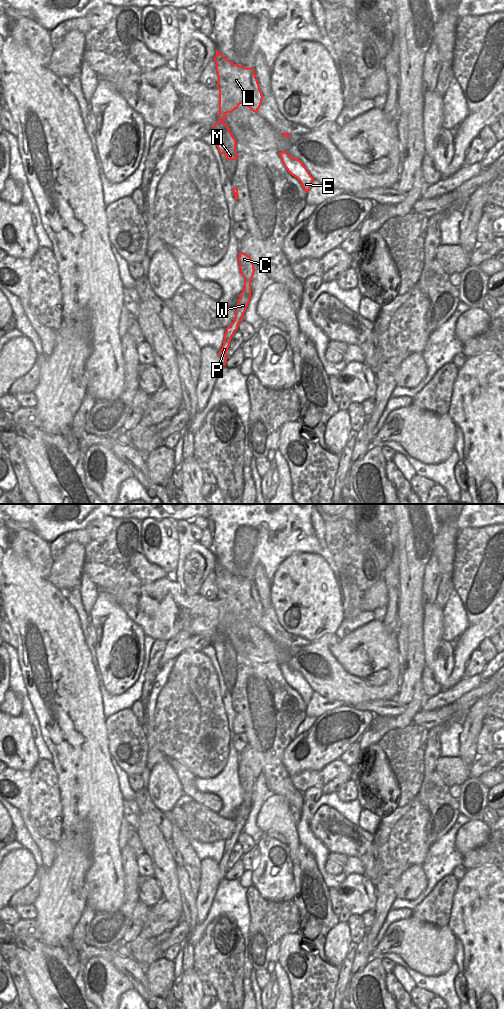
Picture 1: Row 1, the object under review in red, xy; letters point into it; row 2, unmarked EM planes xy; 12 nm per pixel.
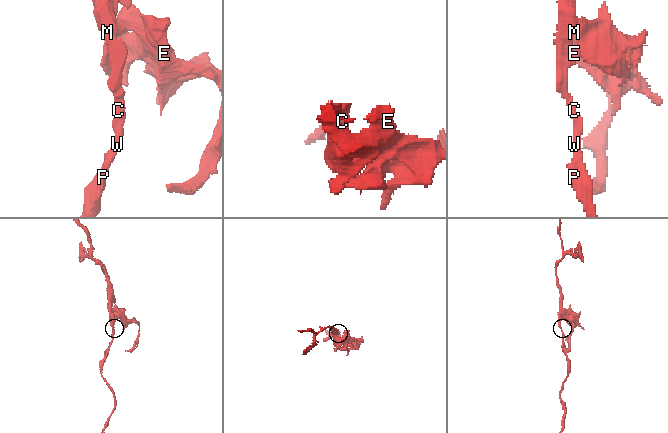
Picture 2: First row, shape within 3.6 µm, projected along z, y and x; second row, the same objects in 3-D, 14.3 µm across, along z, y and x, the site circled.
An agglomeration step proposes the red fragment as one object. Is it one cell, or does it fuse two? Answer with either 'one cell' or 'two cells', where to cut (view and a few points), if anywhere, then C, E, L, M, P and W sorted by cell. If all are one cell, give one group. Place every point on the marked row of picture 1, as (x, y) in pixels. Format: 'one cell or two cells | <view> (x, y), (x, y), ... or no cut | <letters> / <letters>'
two cells | xy (234, 138), (235, 142) | C L M P W / E

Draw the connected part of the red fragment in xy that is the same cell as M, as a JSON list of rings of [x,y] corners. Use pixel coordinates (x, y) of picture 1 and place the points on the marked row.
[[[218,50],[213,59],[216,63],[216,74],[219,90],[219,120],[212,126],[219,153],[226,155],[226,160],[237,160],[235,138],[230,132],[225,115],[232,113],[240,104],[246,105],[258,113],[263,100],[258,80],[253,68],[234,64]]]

